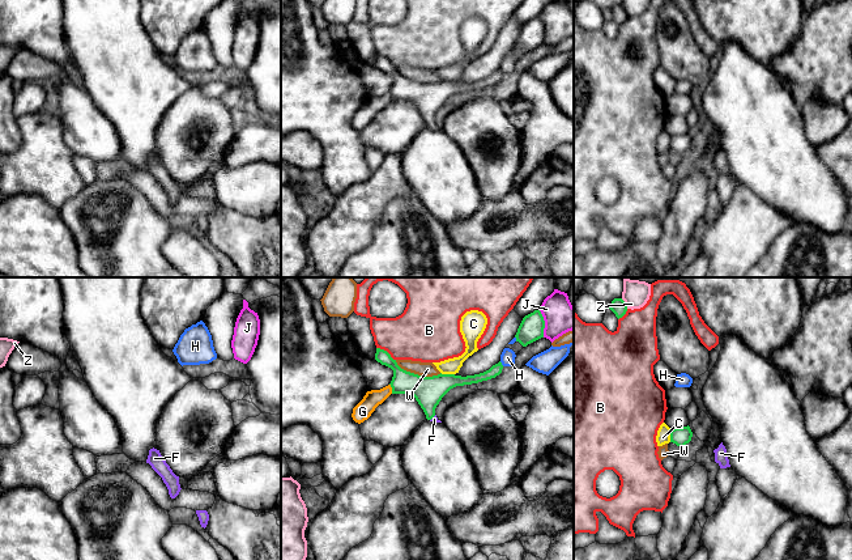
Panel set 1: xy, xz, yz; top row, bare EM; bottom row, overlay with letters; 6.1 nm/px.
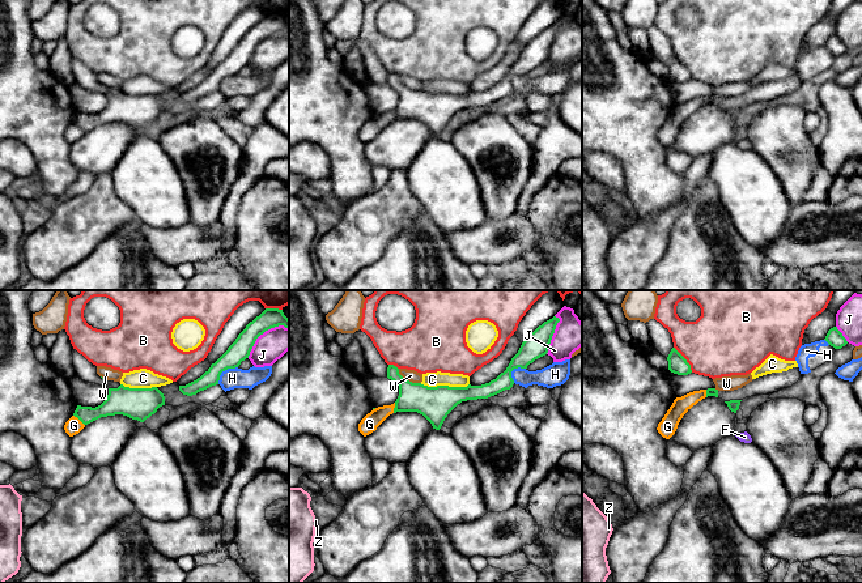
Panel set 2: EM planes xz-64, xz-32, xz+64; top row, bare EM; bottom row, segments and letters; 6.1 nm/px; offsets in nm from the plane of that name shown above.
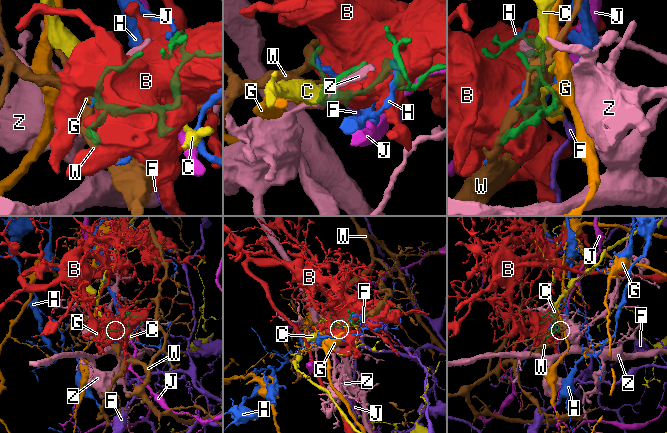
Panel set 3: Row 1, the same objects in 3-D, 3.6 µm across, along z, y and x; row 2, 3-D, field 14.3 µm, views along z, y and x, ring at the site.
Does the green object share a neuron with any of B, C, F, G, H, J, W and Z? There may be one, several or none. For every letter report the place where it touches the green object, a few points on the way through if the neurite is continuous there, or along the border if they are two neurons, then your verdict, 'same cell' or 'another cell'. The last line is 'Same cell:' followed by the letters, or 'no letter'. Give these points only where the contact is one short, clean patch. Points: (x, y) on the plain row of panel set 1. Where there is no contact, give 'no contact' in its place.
B: contact xz (386, 58); another cell
C: contact xz (447, 81); another cell
F: contact xz (433, 123); way xz (427, 98), (429, 118), (433, 123), (434, 126); same cell
G: contact xz (392, 96); border xz (390, 90), (392, 100); another cell
H: contact xz (501, 71); another cell
J: contact xz (544, 30); another cell
W: contact xz (417, 81); another cell
Z: contact yz (623, 11); another cell
Same cell: F

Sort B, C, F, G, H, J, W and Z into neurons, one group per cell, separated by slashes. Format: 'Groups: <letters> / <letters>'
Groups: B / C / F / G / H / J / W / Z

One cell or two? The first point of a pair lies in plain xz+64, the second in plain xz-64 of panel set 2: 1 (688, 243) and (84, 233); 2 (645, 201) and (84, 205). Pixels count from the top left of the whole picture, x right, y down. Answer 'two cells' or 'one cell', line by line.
1: two cells
2: two cells

